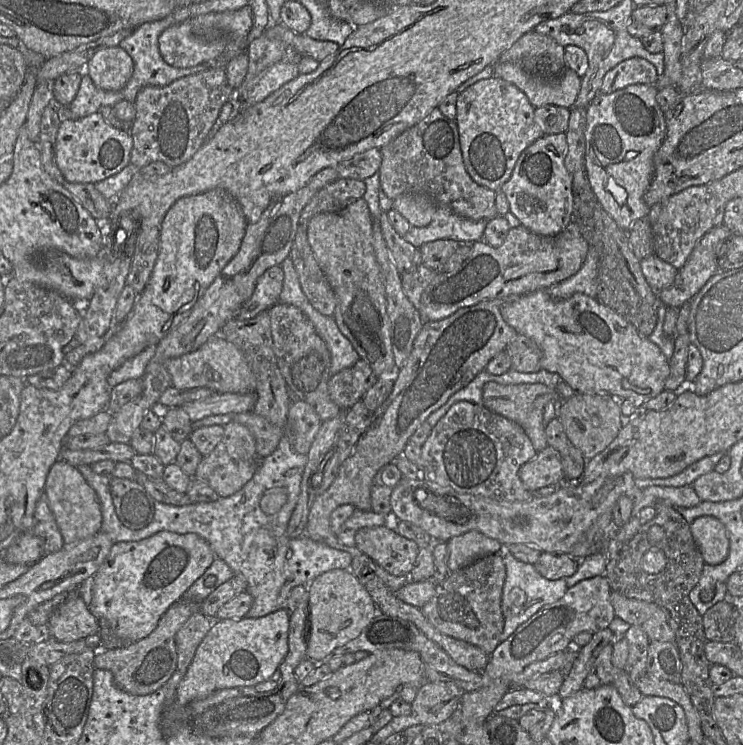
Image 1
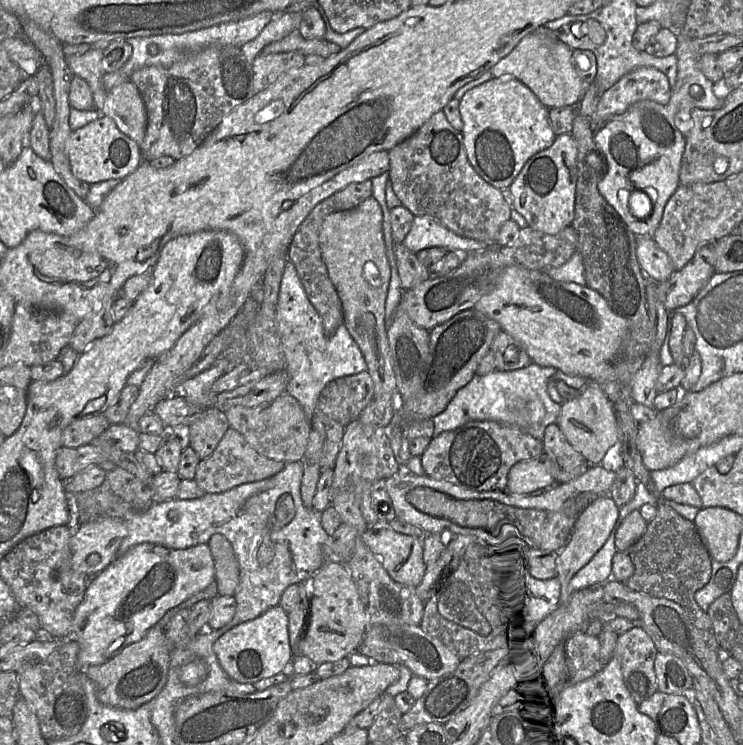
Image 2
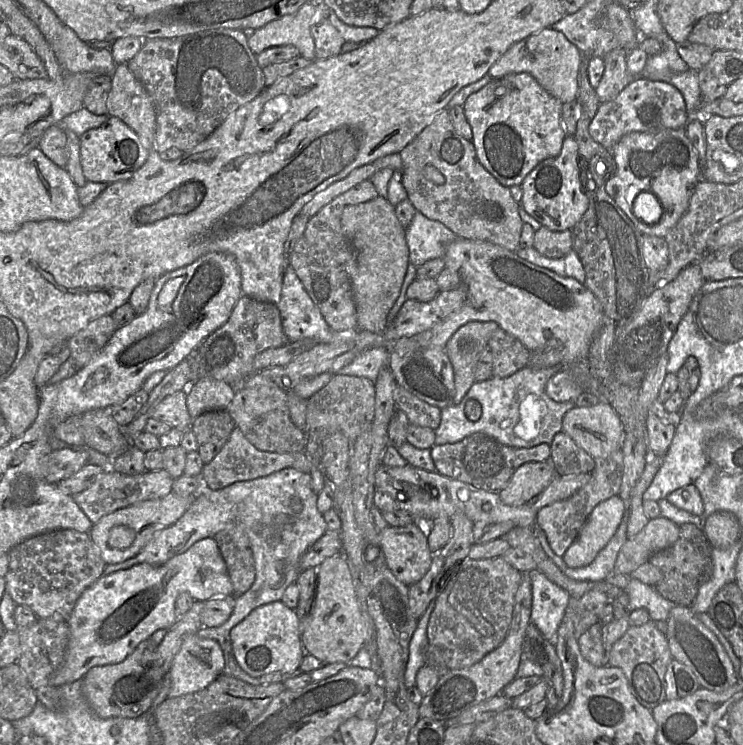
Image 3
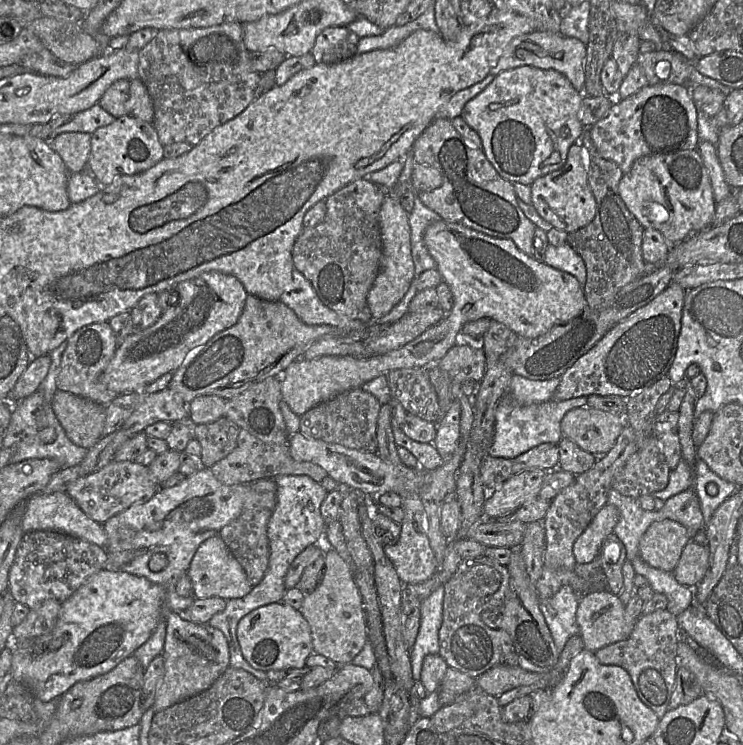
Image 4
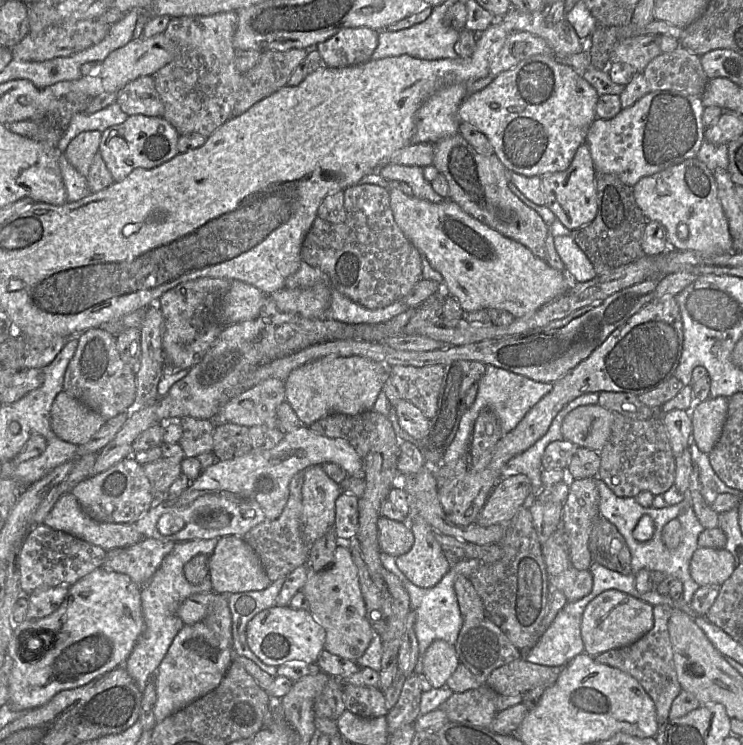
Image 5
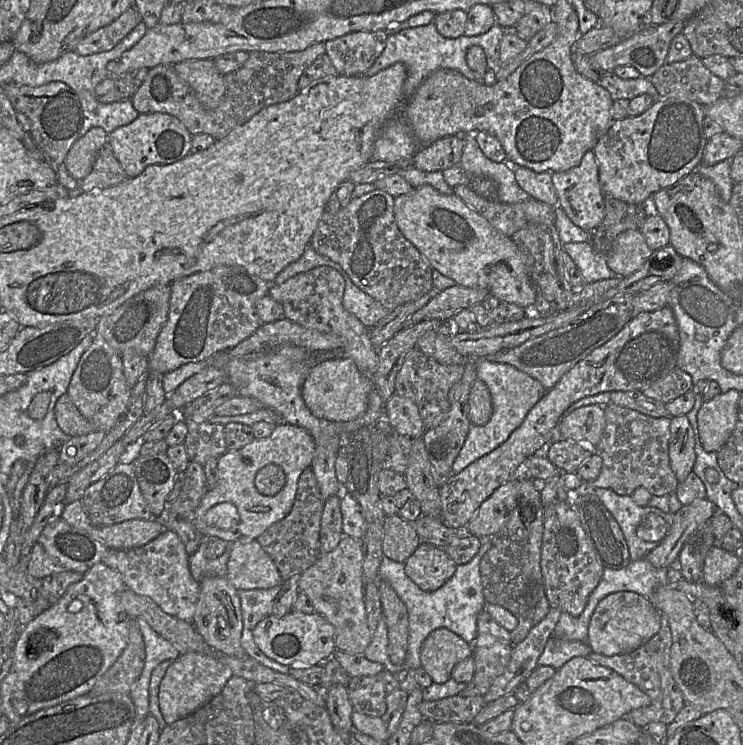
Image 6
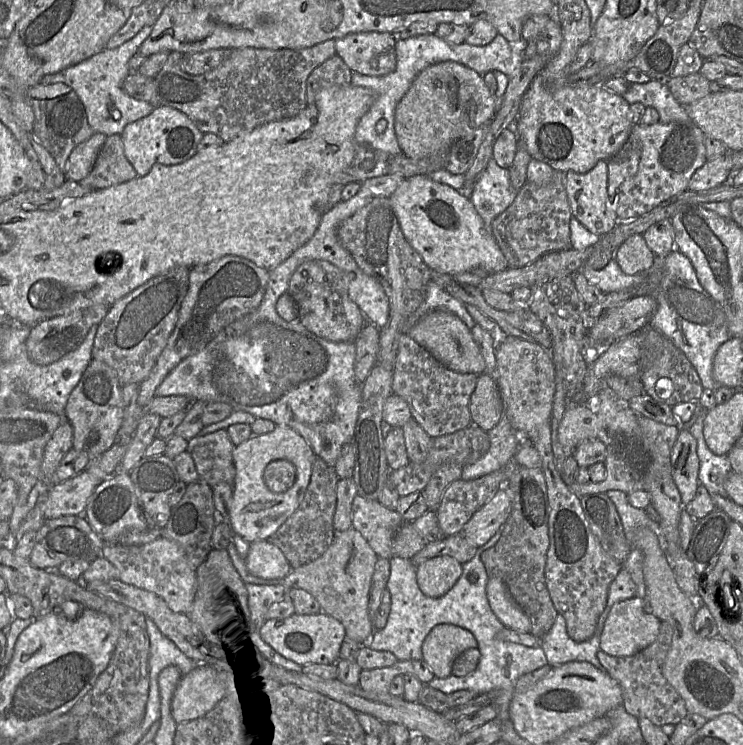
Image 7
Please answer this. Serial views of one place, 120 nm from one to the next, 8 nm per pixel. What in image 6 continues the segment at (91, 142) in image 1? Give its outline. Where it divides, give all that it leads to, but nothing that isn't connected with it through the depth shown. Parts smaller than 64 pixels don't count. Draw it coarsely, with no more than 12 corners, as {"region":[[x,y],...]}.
{"region":[[139,113],[107,136],[127,178],[190,153],[175,117]]}

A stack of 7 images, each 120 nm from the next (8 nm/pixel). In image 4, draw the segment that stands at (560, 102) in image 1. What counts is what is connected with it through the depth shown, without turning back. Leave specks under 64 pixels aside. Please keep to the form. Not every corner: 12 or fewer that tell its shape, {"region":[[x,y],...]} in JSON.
{"region":[[560,33],[514,37],[488,75],[529,65],[584,93],[586,44]]}

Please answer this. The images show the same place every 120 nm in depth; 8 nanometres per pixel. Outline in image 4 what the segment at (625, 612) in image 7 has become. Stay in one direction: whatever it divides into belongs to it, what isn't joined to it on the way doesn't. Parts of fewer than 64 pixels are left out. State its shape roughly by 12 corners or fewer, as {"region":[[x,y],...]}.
{"region":[[607,588],[581,595],[583,647],[596,652],[627,639],[636,623]]}

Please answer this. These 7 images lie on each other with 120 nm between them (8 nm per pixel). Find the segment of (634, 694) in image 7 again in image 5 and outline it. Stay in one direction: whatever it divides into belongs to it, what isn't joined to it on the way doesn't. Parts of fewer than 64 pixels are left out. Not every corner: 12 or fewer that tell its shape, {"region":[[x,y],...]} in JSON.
{"region":[[653,606],[652,629],[594,660],[634,677],[652,698],[659,724],[682,690],[668,621]]}

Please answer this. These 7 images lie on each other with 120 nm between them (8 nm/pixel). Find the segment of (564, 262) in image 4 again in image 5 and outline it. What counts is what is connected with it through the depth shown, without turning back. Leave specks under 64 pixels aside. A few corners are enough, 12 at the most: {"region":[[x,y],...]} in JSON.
{"region":[[558,219],[550,233],[572,282],[597,276]]}

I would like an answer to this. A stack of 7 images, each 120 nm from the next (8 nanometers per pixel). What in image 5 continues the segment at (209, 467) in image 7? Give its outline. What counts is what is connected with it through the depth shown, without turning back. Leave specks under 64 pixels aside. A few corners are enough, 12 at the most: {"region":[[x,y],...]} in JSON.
{"region":[[185,416],[178,444],[184,457],[212,452],[212,420]]}

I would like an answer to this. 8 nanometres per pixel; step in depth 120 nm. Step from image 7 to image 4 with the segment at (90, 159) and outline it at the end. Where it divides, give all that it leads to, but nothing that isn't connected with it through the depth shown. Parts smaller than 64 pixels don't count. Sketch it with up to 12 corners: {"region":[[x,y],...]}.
{"region":[[64,132],[49,141],[69,172],[87,170],[91,134]]}

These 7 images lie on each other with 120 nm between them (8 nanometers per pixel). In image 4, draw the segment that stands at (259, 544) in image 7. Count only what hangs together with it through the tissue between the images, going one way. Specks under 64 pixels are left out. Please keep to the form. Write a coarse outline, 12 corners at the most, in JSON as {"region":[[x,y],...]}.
{"region":[[219,535],[199,546],[186,574],[195,599],[253,589]]}

